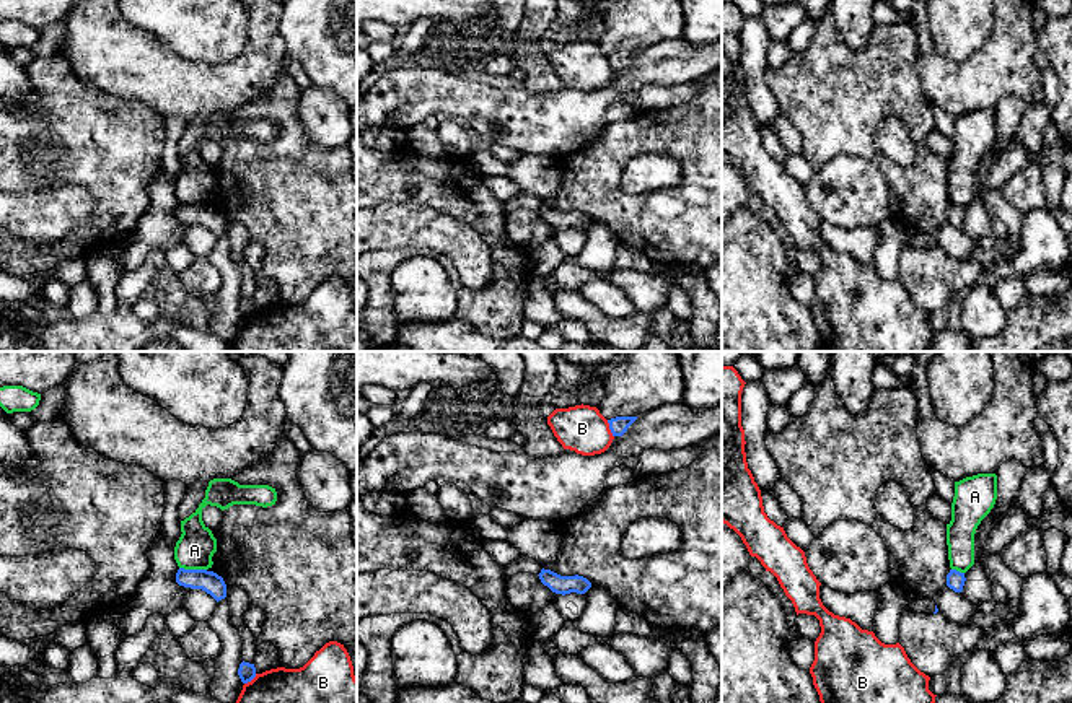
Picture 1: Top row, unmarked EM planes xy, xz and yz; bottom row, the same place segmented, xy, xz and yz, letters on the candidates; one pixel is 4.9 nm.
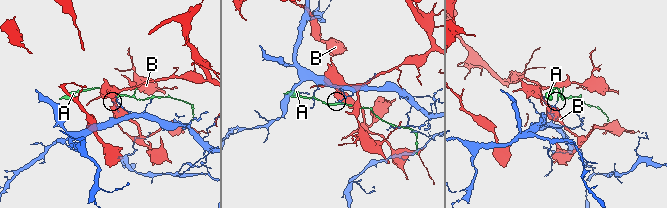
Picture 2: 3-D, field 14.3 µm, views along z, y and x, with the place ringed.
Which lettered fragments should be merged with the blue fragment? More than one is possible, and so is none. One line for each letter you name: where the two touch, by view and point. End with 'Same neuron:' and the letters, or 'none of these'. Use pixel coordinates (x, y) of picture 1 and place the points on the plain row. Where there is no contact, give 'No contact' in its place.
Same neuron: none of these

